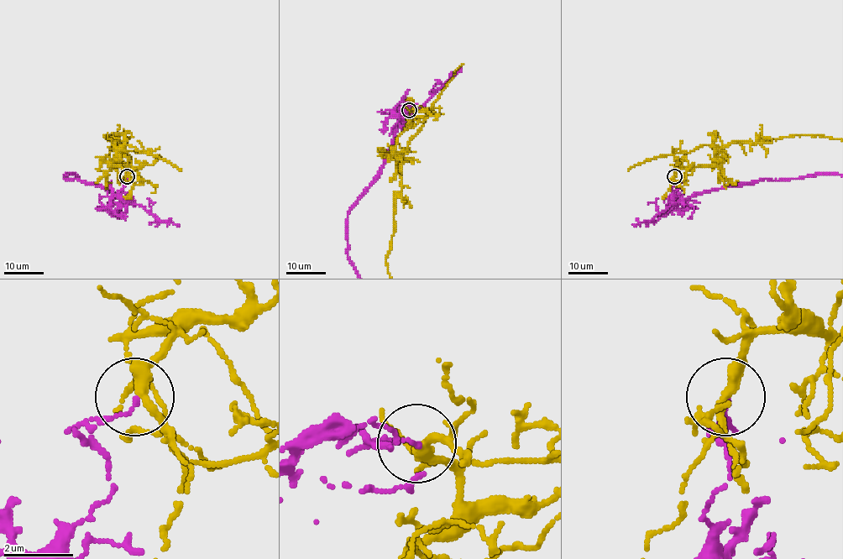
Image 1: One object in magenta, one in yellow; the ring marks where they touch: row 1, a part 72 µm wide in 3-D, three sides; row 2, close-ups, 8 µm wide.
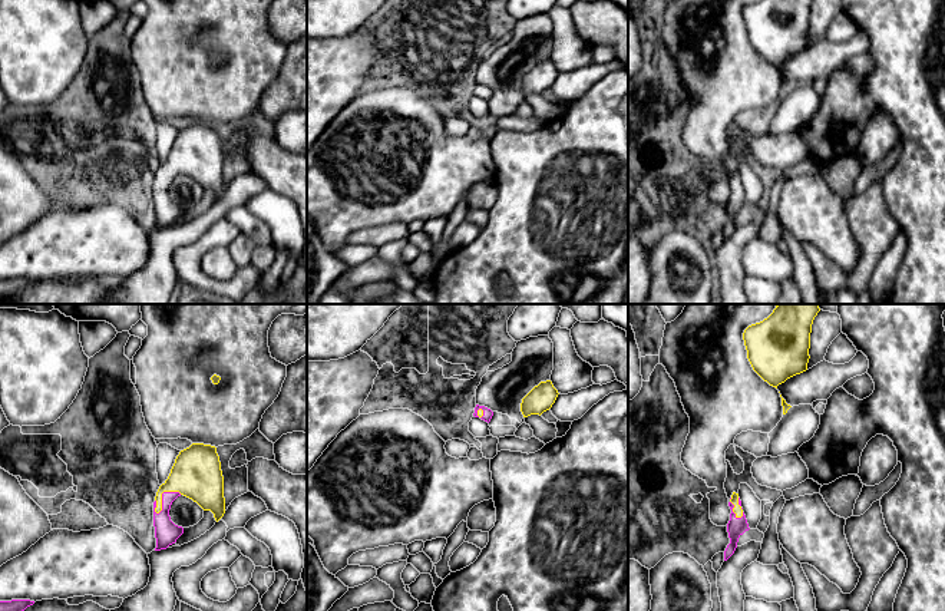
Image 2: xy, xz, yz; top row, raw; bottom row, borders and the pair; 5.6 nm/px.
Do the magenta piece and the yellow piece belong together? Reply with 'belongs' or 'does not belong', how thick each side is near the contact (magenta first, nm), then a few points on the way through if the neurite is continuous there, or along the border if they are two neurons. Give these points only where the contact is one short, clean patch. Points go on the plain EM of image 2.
does not belong; 140 nm thick on the magenta side, 280 nm on the other; border along xy (181, 172), (164, 171), (162, 187), (158, 191), (154, 190)

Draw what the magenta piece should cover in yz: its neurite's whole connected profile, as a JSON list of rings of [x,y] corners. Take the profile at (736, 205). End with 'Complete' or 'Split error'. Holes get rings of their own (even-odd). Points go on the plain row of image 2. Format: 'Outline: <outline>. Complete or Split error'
Outline: [[[728,181],[728,185],[731,188],[730,199],[727,202],[730,222],[727,224],[727,227],[724,229],[724,240],[727,240],[734,232],[734,229],[737,227],[739,217],[746,209],[750,208],[744,191],[743,191],[741,196],[737,196],[736,192],[733,191],[734,184],[731,181]]]. Complete

